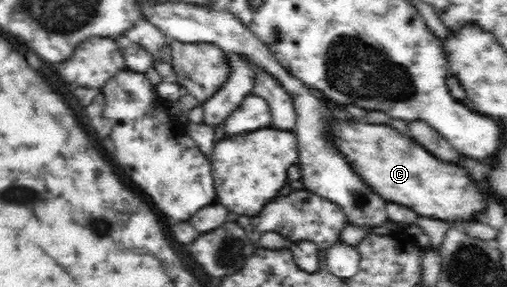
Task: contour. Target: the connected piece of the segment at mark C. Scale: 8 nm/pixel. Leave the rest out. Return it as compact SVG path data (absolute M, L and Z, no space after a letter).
M342 120L342 128L338 128L338 140L342 140L342 148L346 148L346 156L354 160L354 168L362 172L362 180L378 192L384 200L404 204L408 208L418 212L420 216L430 216L436 220L470 220L476 216L476 212L486 208L486 198L478 184L474 184L462 166L452 166L454 162L444 162L440 157L430 153L428 149L418 144L411 138L407 138L392 128L389 124L362 124L352 120Z

